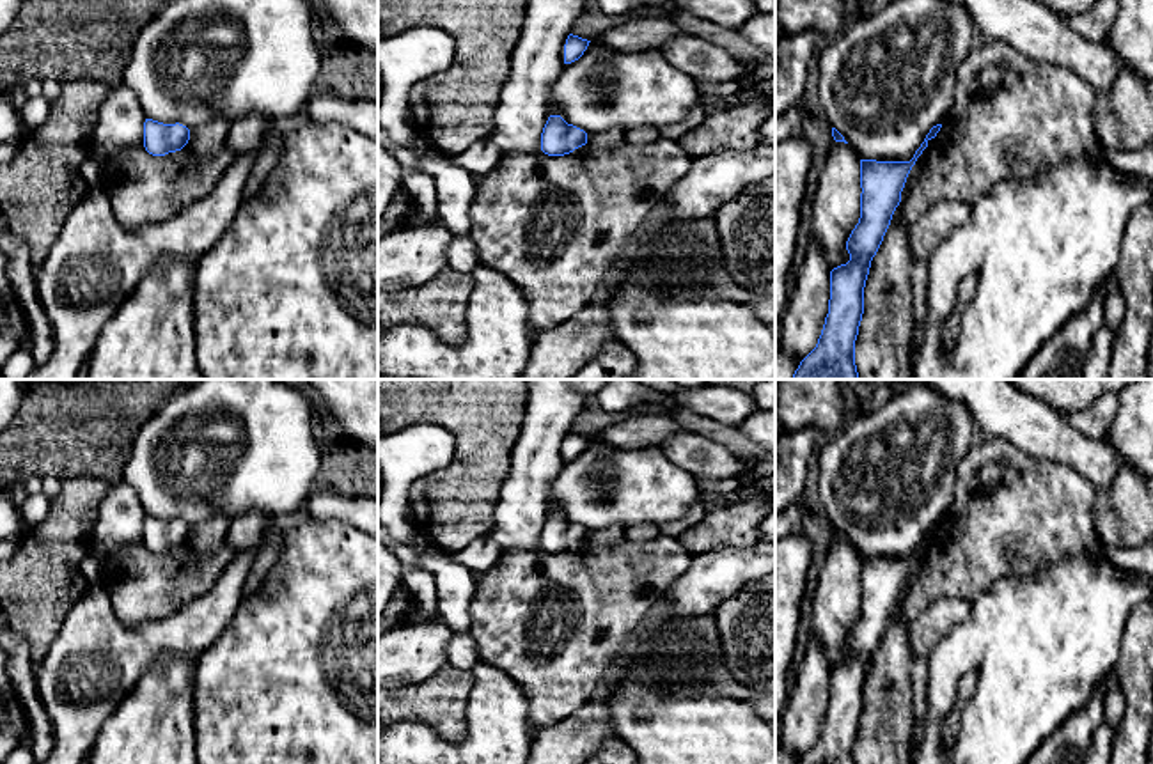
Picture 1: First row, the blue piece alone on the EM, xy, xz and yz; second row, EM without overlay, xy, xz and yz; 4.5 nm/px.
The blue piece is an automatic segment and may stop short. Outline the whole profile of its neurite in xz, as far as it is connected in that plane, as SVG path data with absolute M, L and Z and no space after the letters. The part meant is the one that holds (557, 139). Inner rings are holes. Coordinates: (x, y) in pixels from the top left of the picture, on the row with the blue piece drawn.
M550 115L541 133L541 151L564 156L587 144L587 133L568 124L561 115Z

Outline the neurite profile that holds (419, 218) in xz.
M415 207L412 216L408 218L406 230L413 230L413 229L420 229L420 227L433 227L433 225L442 225L438 209L431 214L426 214L419 207Z

